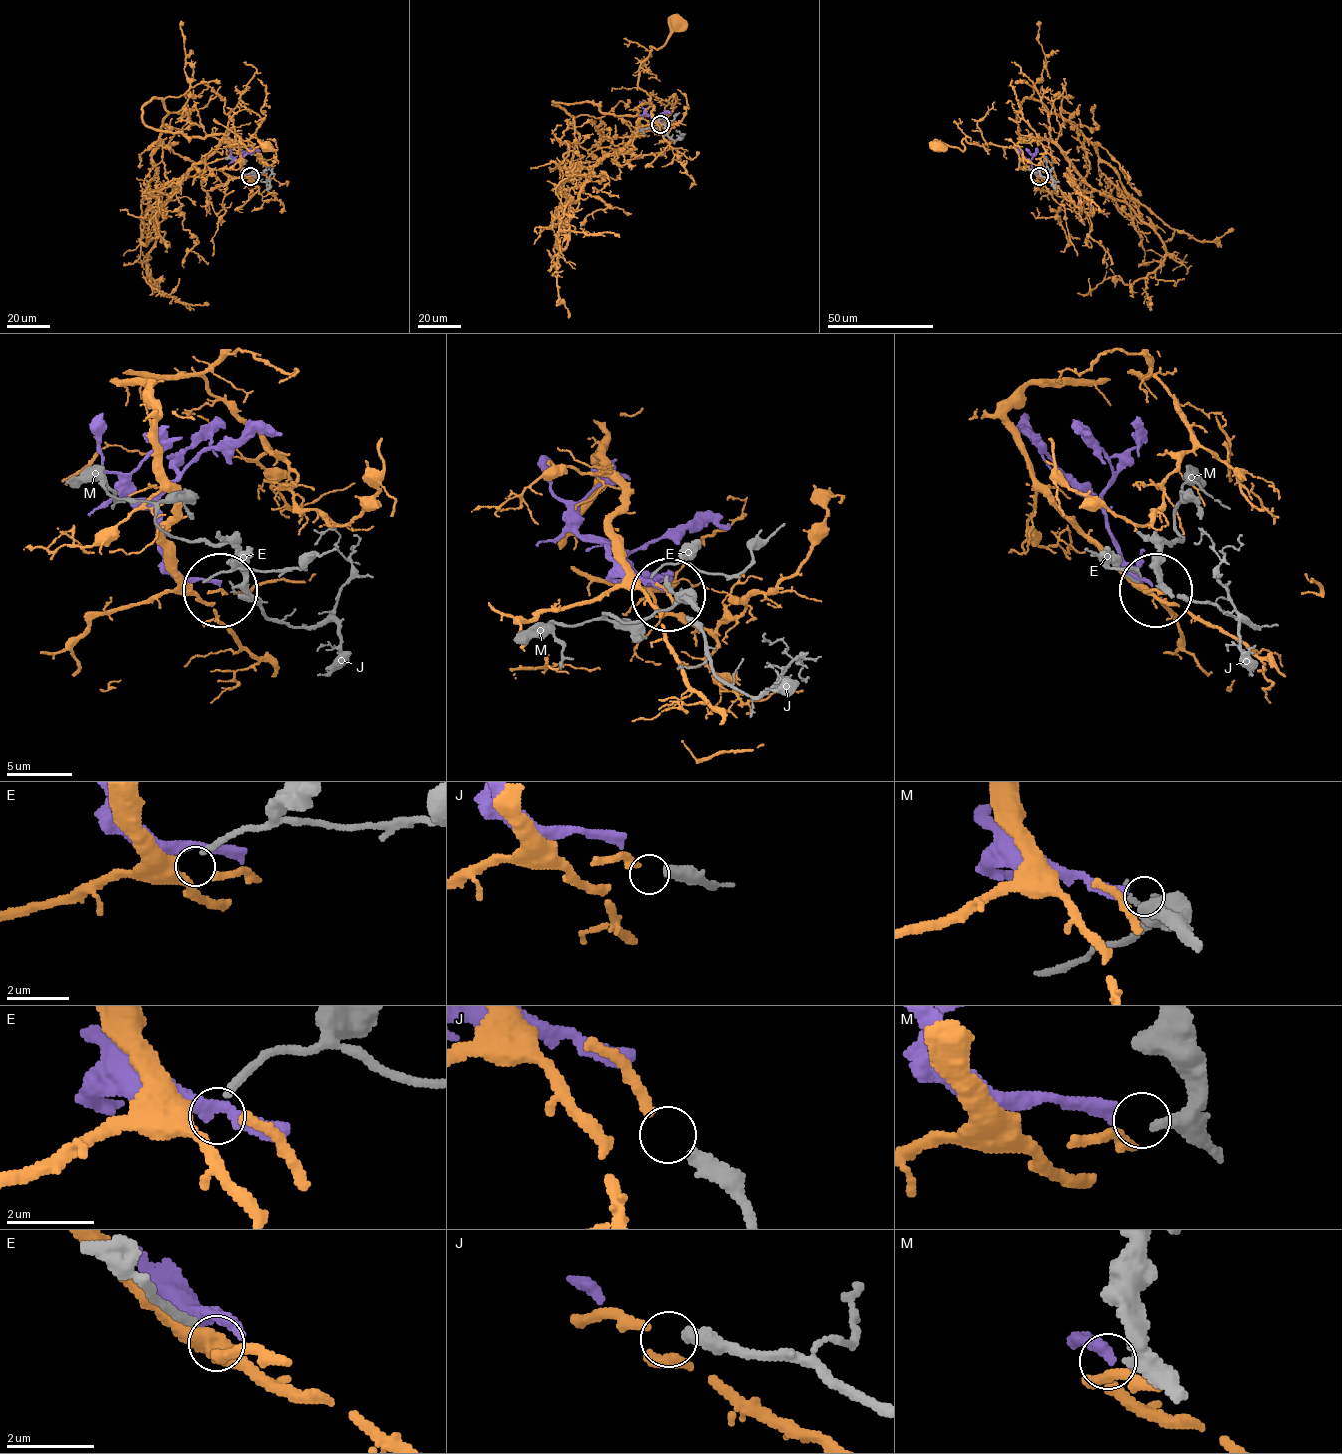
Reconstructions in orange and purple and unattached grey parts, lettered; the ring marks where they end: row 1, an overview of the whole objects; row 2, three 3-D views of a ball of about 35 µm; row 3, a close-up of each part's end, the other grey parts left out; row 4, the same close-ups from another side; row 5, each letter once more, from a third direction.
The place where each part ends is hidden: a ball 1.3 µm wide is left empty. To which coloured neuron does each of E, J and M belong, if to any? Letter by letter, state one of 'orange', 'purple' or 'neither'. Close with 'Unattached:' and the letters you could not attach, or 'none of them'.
E: neither
J: orange
M: purple
Unattached: E

